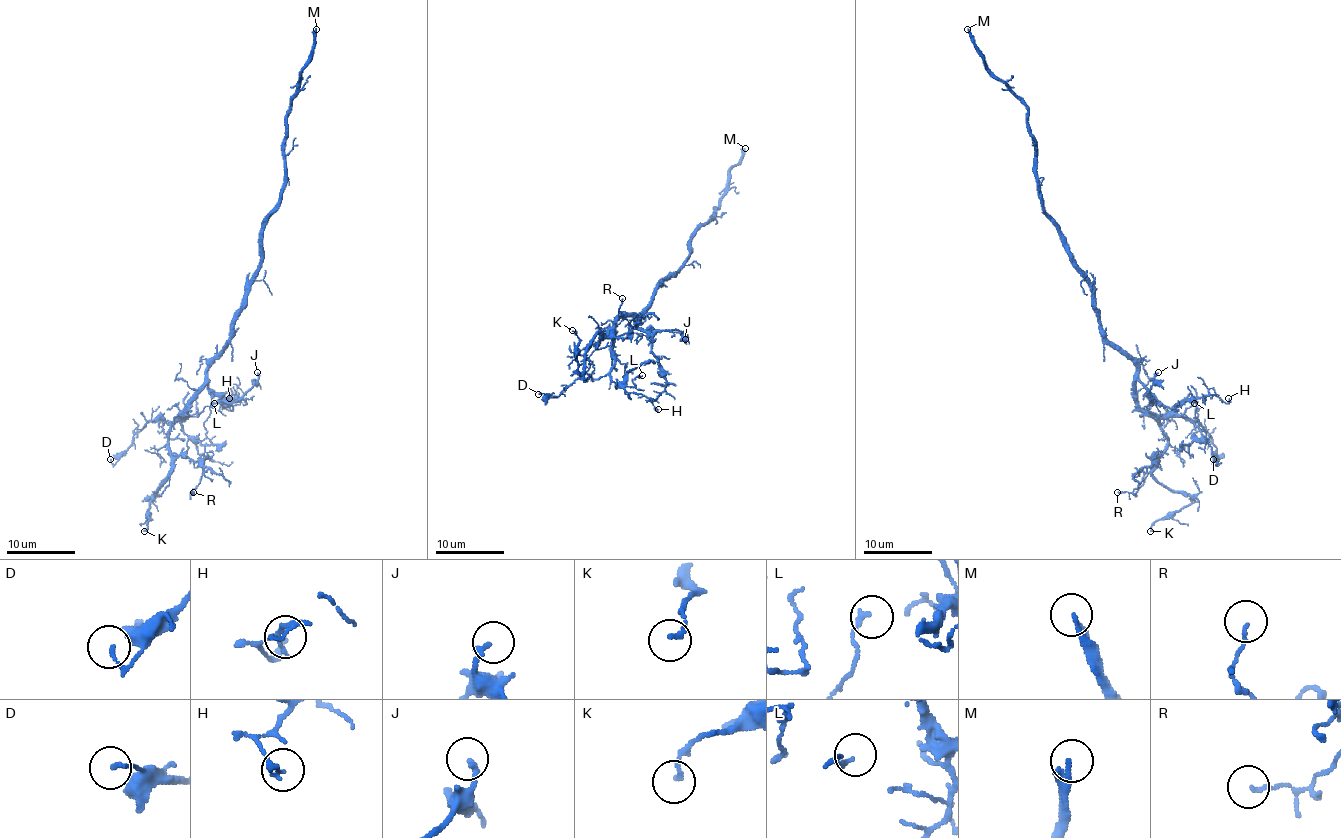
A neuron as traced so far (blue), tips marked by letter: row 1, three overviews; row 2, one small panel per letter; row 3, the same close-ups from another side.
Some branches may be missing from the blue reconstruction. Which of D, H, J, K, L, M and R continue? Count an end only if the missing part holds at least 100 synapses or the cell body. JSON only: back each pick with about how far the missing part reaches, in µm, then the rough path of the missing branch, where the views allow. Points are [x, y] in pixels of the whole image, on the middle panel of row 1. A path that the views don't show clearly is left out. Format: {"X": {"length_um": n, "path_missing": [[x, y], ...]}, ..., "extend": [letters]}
{"M": {"length_um": 45, "path_missing": [[745, 148], [755, 117], [770, 108], [769, 139], [791, 159], [796, 171], [808, 177], [832, 168], [827, 173]]}, "extend": ["M"]}

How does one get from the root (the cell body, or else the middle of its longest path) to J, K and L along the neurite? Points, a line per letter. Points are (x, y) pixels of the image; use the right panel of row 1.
J: (1093, 304), (1102, 333), (1133, 362), (1136, 379), (1153, 398), (1150, 401), (1150, 386), (1158, 372)
K: (1093, 304), (1102, 333), (1136, 367), (1136, 403), (1167, 439), (1152, 475), (1191, 499), (1150, 531)
L: (1093, 304), (1102, 333), (1136, 367), (1136, 403), (1141, 408), (1162, 417), (1186, 417), (1206, 441), (1194, 403)

